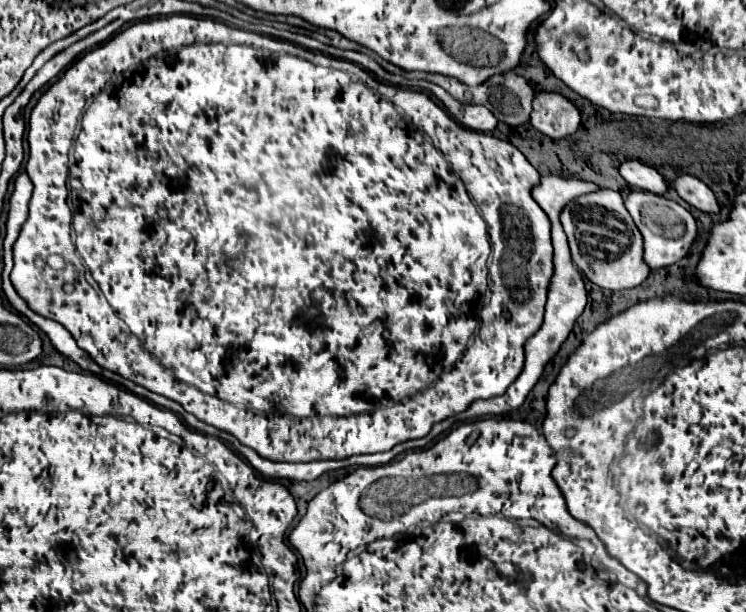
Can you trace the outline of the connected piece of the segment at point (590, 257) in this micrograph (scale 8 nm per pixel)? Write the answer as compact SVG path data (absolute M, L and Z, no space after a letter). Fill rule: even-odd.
M601 189L597 193L577 197L563 209L561 223L569 237L575 265L601 289L633 289L649 277L651 269L643 259L643 237L637 225L633 225L621 193L613 189Z

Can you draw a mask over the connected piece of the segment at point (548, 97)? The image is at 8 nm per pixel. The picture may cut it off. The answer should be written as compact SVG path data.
M541 91L533 101L531 125L551 139L563 139L581 127L581 111L561 93Z

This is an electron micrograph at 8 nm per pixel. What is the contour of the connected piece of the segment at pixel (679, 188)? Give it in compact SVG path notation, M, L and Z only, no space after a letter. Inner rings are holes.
M679 175L675 181L675 191L693 207L705 213L719 213L721 203L715 193L697 177L693 175Z

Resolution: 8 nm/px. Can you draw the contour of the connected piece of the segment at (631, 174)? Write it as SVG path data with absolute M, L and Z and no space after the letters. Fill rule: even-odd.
M623 161L619 165L619 173L625 177L625 181L631 187L651 191L657 195L665 195L669 191L665 177L655 167L649 167L641 161Z

